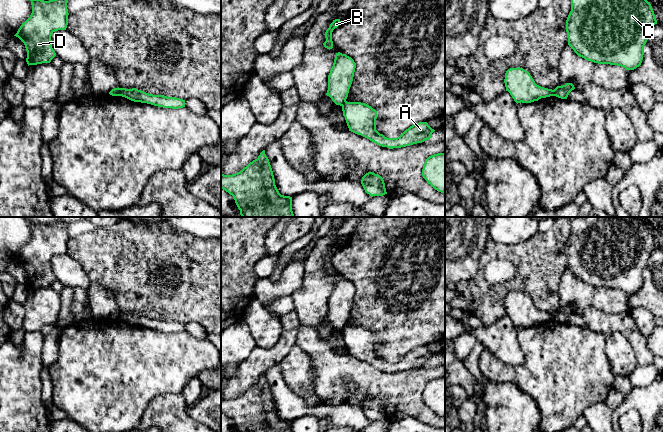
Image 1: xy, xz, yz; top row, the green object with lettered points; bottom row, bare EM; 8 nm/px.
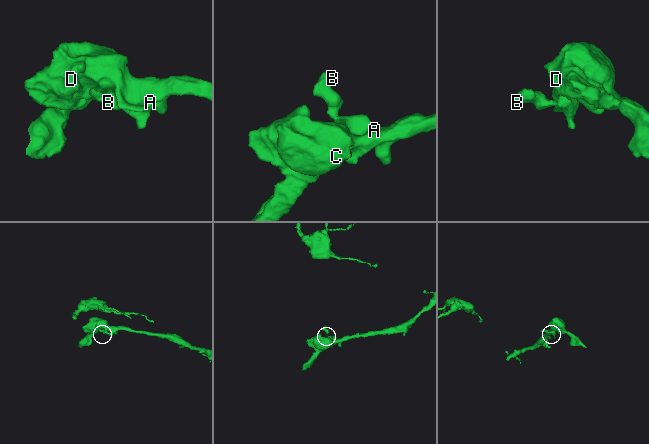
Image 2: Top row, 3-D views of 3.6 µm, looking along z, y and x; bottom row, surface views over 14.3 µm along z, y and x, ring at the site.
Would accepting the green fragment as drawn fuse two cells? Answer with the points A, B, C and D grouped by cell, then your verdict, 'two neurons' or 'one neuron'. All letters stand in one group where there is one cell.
groups A C D / B; two neurons

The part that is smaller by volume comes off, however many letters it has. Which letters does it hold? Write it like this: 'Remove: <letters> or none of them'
Remove: B

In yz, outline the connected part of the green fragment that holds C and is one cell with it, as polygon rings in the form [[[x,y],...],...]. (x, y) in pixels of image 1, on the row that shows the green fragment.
[[[571,0],[571,11],[566,20],[568,45],[585,60],[634,70],[642,63],[644,46],[655,24],[657,20],[647,0]]]

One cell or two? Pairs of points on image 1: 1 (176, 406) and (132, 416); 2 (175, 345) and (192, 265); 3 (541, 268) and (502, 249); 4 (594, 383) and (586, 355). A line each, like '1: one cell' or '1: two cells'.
1: two cells
2: two cells
3: one cell
4: one cell

